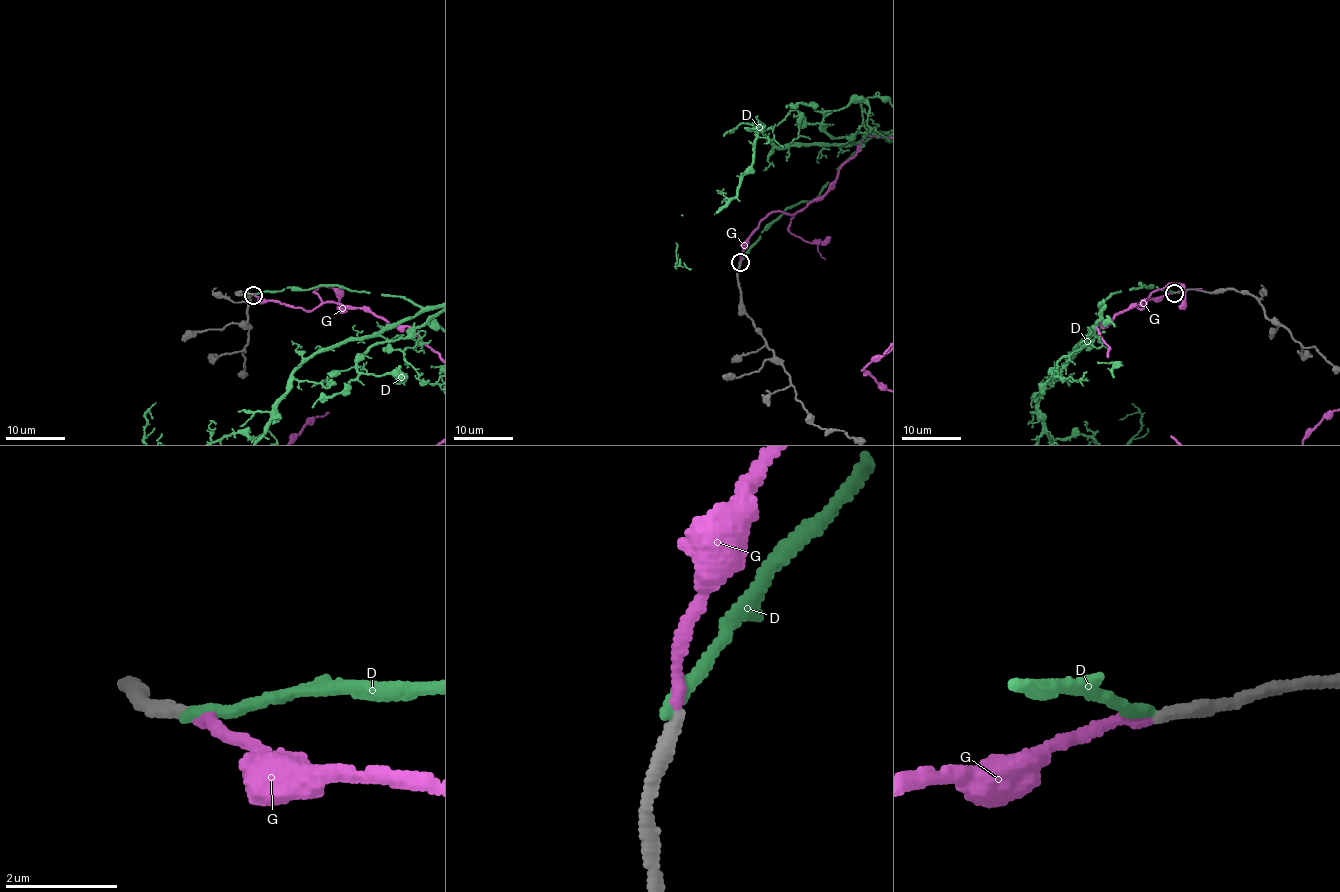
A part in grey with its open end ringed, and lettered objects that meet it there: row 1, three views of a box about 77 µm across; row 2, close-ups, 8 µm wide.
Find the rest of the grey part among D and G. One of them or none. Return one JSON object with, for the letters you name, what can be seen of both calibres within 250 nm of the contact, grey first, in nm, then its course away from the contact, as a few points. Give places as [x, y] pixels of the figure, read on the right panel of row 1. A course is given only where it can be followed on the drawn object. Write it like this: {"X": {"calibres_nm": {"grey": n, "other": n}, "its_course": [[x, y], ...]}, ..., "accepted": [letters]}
{"G": {"calibres_nm": {"grey": 240, "other": 180}}, "accepted": ["G"]}

